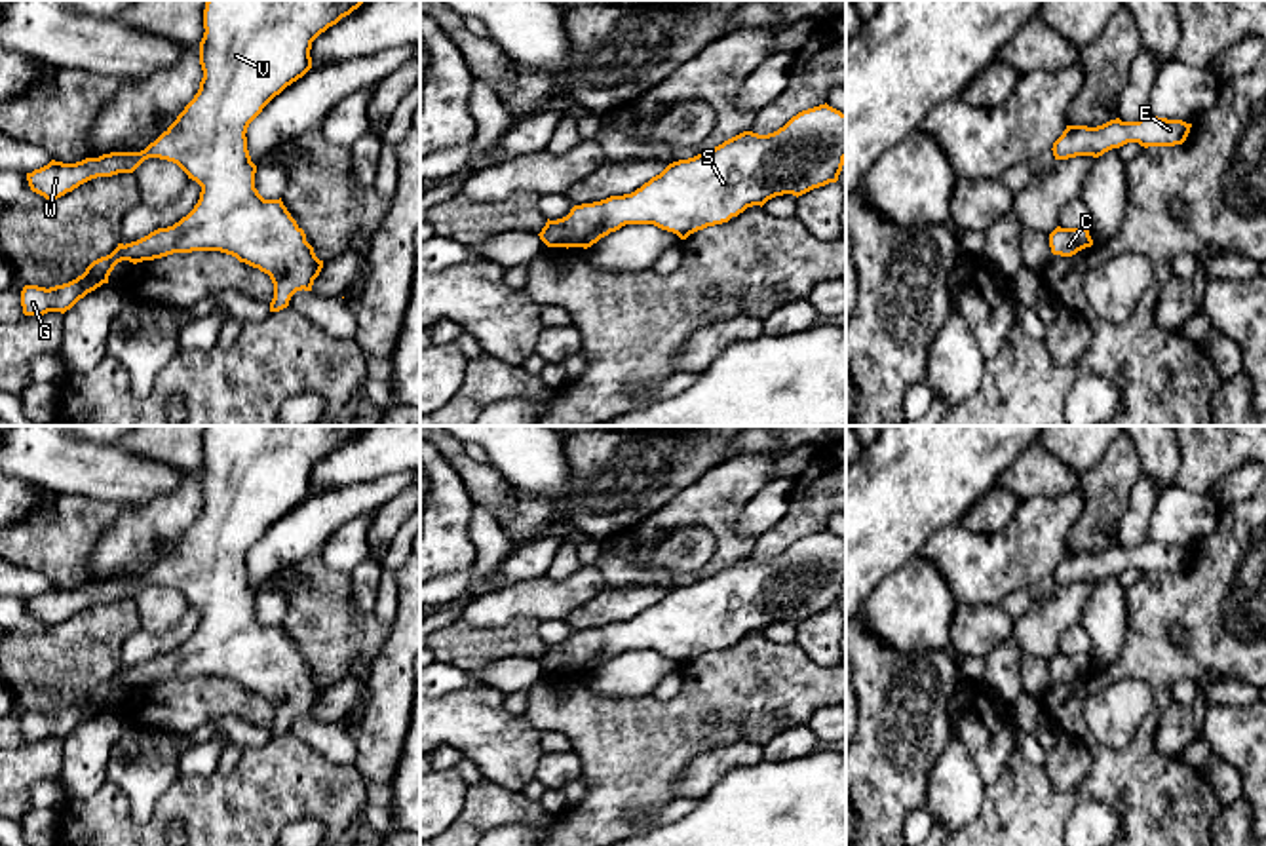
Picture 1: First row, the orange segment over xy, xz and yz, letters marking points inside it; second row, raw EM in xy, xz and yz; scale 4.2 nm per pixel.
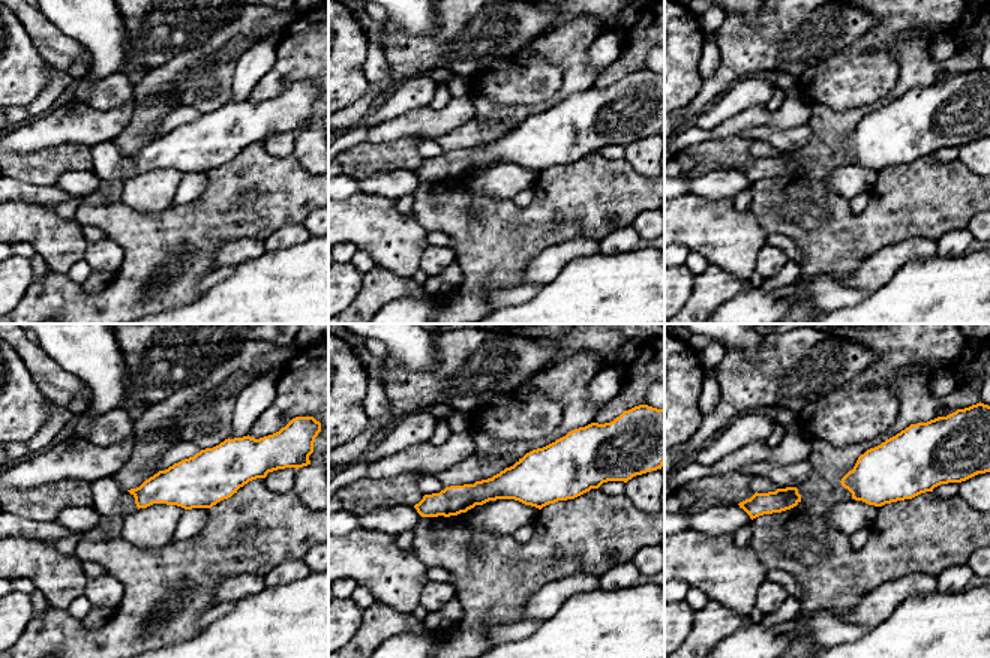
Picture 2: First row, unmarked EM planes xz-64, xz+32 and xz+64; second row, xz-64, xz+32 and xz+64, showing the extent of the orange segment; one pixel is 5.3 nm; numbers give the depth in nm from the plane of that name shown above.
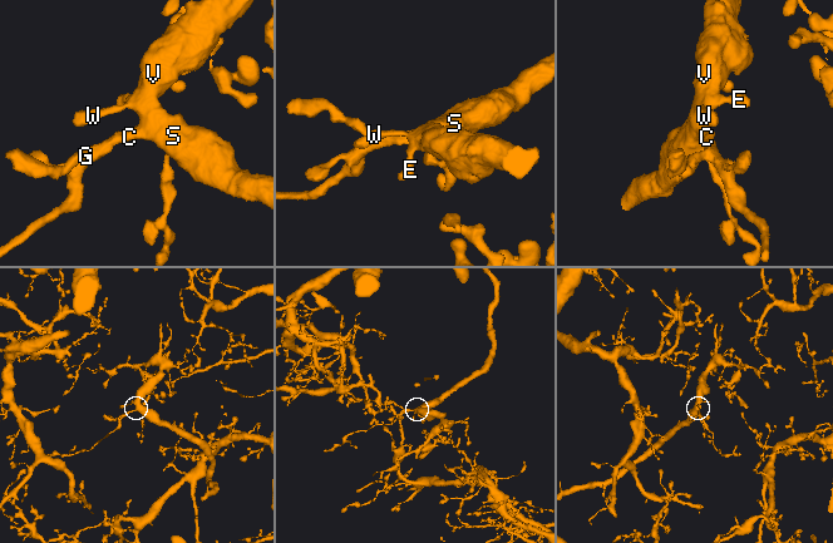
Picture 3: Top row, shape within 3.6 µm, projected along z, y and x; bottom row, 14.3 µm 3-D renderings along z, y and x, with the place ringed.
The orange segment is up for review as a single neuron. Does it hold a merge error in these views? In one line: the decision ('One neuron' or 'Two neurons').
One neuron

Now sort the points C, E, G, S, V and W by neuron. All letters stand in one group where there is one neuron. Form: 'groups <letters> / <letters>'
groups C E G S V W

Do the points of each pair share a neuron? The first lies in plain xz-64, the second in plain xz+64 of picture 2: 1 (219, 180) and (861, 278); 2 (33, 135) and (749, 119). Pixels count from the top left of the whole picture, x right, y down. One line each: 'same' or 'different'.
1: different
2: same

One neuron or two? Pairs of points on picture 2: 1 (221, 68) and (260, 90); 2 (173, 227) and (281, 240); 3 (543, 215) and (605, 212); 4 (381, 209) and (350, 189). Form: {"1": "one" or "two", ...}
{"1": "two", "2": "two", "3": "one", "4": "two"}

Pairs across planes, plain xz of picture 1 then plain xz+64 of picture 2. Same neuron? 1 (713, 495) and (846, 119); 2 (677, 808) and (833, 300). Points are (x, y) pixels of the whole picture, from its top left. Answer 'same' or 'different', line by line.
1: same
2: same

